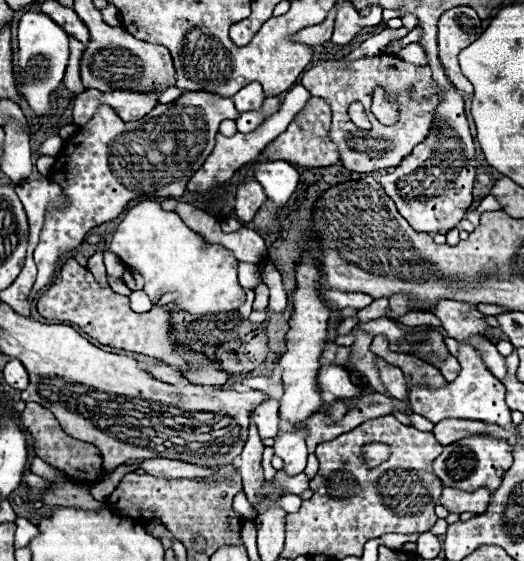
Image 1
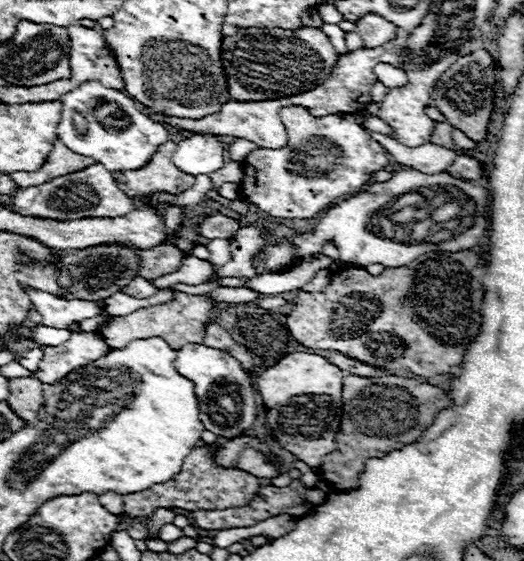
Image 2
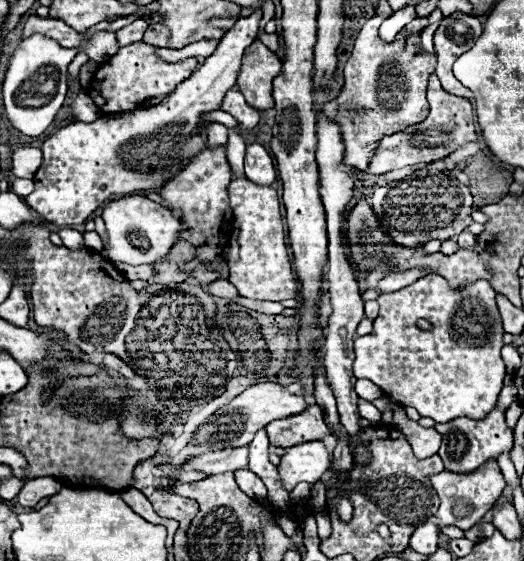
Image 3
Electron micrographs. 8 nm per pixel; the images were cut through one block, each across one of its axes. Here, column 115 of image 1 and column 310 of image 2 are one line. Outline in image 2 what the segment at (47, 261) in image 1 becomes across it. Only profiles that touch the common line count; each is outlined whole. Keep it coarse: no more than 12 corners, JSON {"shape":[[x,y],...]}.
{"shape":[[284,106],[288,146],[246,156],[246,200],[316,218],[388,166],[350,114]]}

